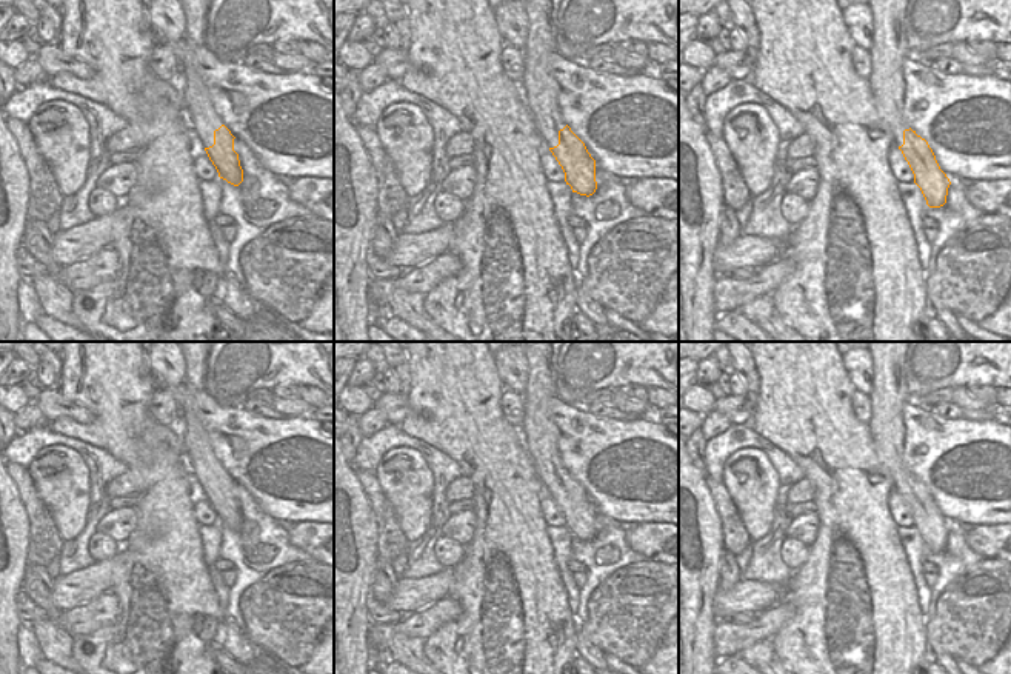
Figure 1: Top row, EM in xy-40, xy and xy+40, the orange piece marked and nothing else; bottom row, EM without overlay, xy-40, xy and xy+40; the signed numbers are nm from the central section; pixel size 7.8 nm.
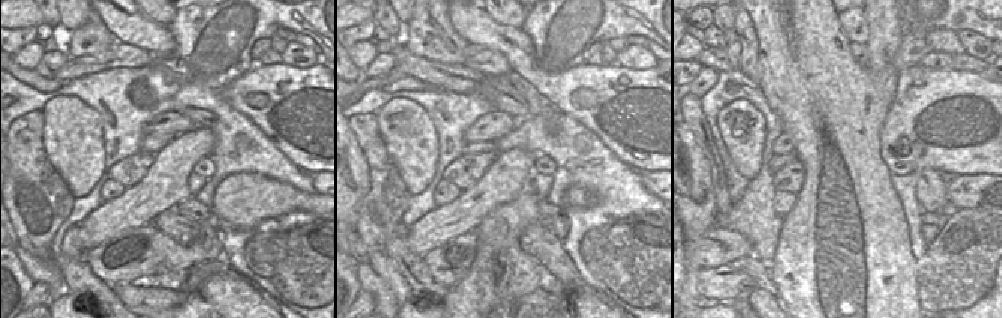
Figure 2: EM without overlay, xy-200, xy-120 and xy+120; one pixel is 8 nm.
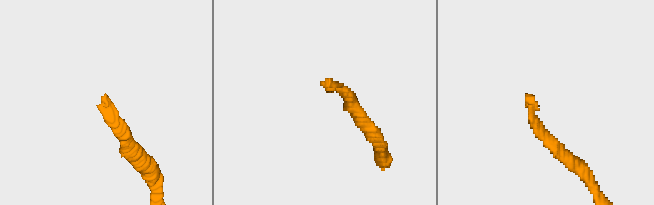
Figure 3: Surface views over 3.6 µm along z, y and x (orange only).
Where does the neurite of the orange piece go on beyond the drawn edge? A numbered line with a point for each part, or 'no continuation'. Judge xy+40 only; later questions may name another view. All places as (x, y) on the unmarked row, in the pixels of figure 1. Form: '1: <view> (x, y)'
1: xy+40 (888, 394)

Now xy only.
1: xy (540, 434)

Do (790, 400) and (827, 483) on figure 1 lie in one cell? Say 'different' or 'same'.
same

